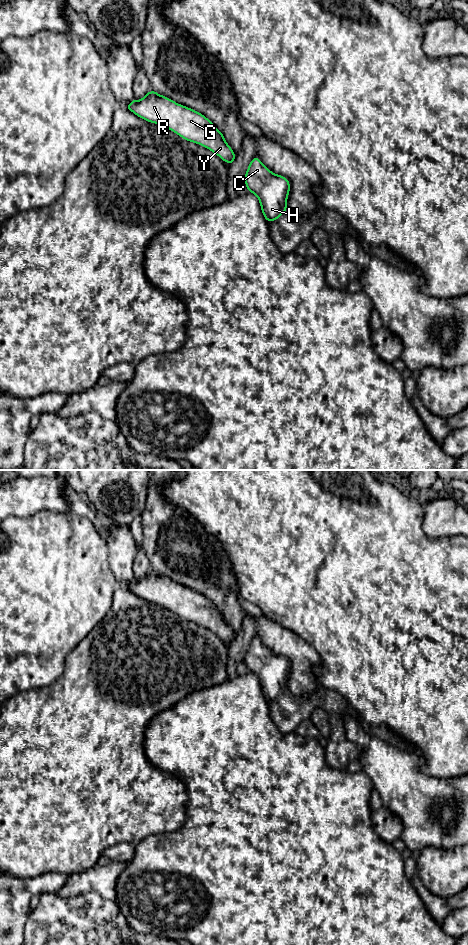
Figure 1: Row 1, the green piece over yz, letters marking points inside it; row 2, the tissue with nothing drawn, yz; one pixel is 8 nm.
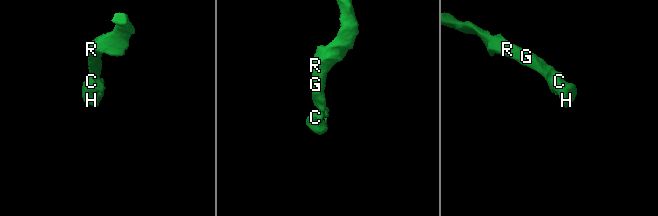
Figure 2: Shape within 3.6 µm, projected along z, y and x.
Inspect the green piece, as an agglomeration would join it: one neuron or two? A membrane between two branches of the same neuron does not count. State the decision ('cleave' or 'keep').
keep

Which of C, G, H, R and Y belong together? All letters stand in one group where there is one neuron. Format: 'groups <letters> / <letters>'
groups C G H R Y

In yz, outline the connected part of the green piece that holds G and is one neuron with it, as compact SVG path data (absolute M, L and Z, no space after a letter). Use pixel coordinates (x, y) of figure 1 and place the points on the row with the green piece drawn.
M153 90L139 101L133 98L125 108L148 122L170 129L187 141L204 146L229 165L235 160L236 154L211 120Z

